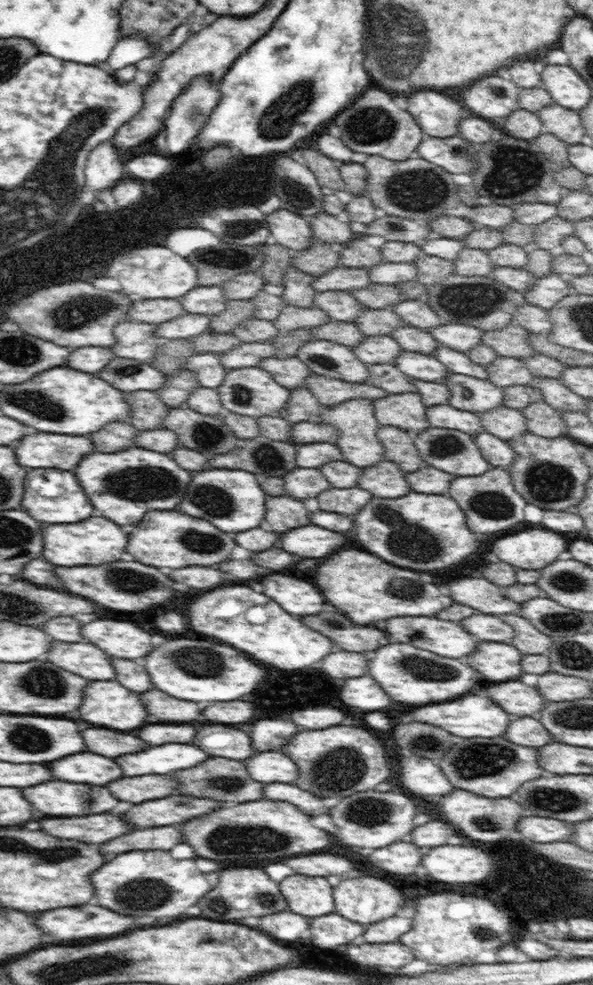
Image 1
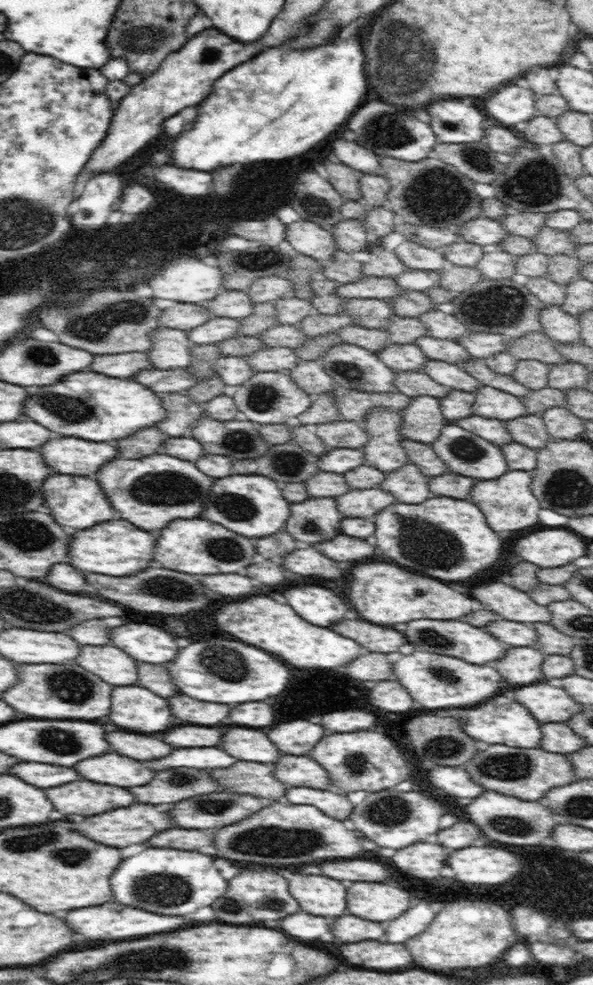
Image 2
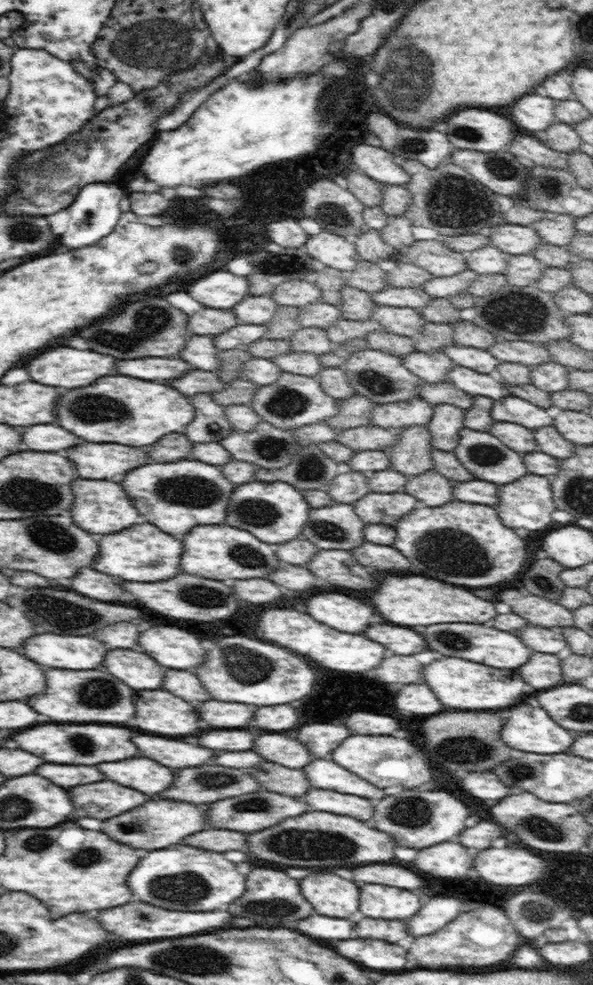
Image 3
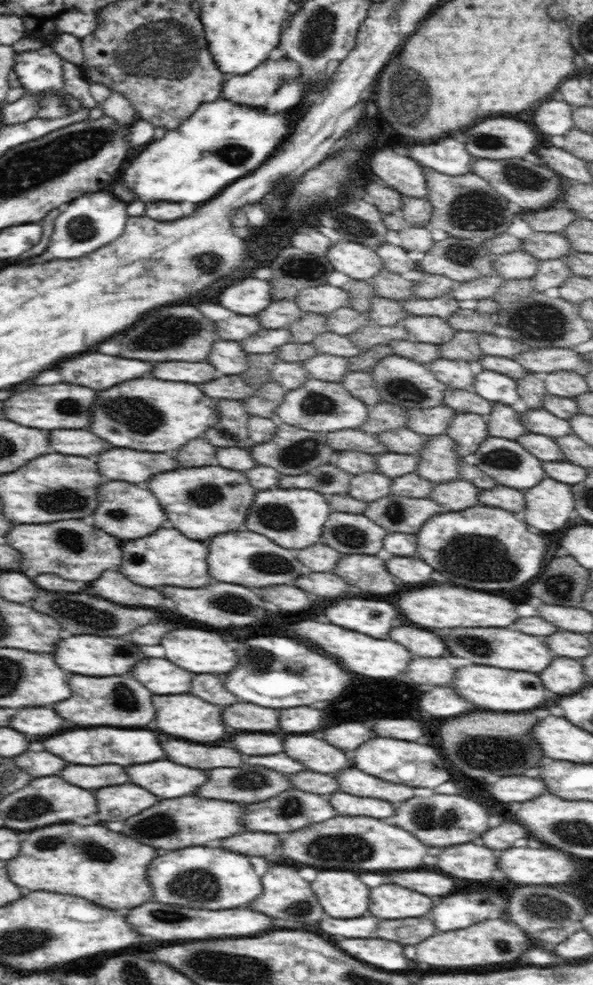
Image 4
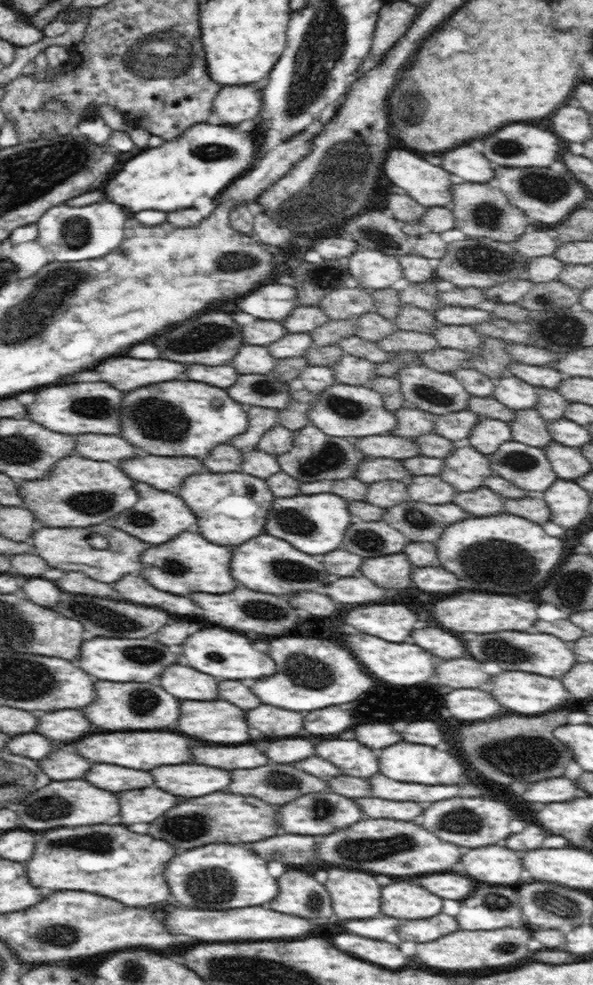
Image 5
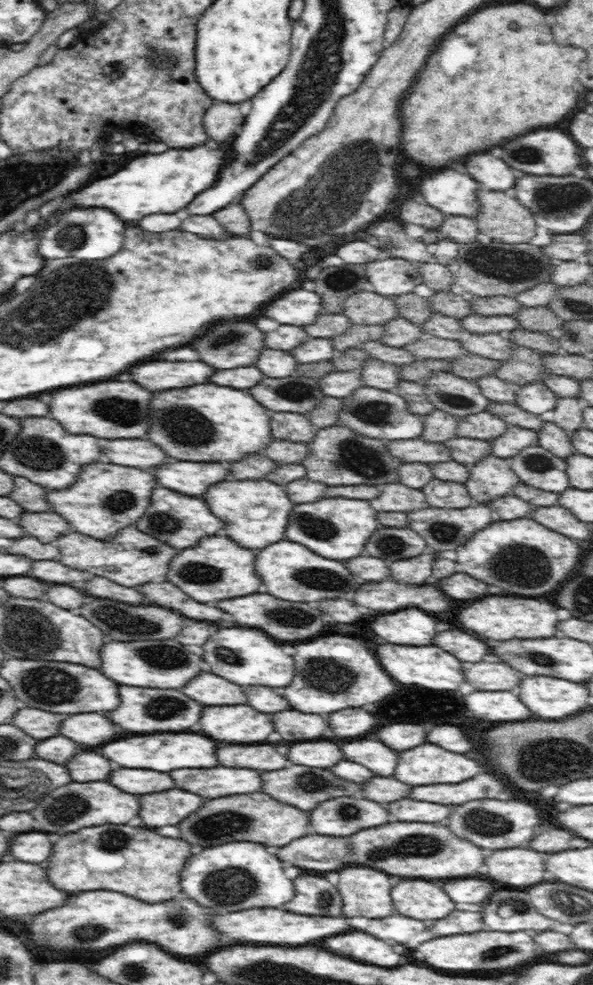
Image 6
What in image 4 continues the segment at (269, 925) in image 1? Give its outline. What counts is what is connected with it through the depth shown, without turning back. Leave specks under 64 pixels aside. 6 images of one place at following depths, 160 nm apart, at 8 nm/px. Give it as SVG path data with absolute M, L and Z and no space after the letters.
M350 918L350 920L322 920L320 930L330 936L342 936L342 938L376 938L376 926L380 920L372 918Z

